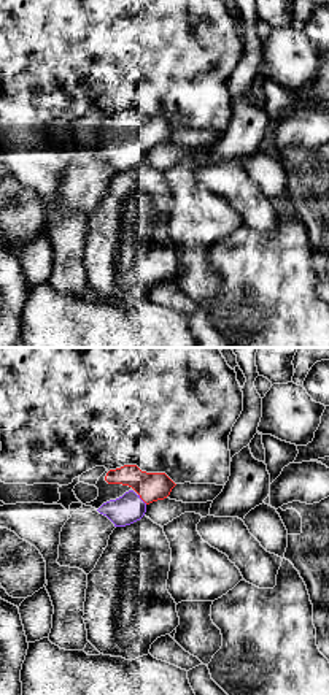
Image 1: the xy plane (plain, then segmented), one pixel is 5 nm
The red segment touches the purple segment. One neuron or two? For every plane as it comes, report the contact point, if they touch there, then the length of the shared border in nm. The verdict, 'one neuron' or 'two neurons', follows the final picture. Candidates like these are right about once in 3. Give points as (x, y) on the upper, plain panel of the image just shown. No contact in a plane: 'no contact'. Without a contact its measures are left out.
(142, 143) | 70 nm

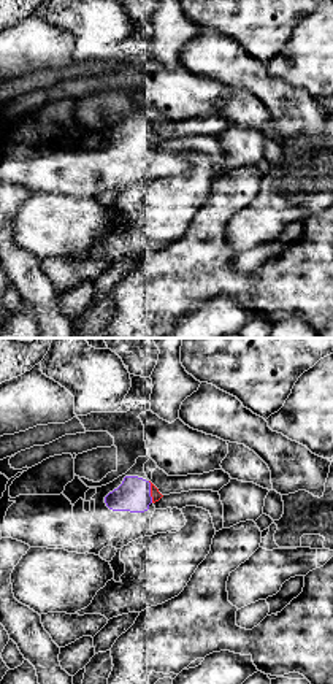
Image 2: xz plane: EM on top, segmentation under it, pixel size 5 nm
(151, 137) | 110 nm

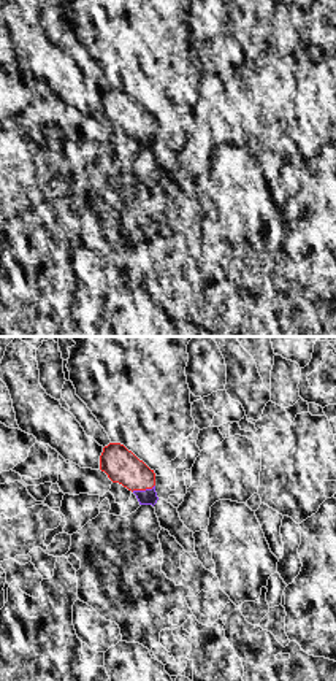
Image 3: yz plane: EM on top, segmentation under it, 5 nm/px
(143, 134) | 120 nm

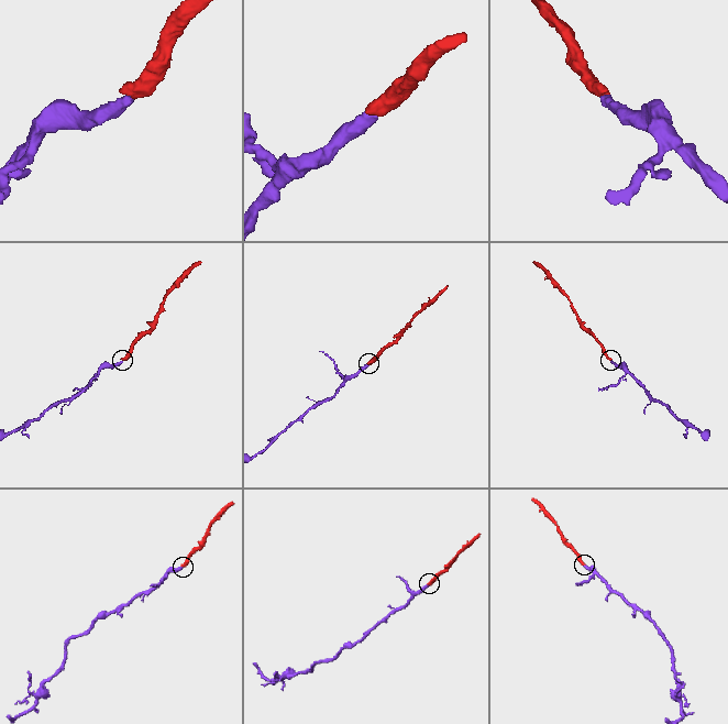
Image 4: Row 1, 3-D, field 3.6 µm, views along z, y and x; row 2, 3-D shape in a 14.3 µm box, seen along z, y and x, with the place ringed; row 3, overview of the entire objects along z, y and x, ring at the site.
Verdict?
one neuron

